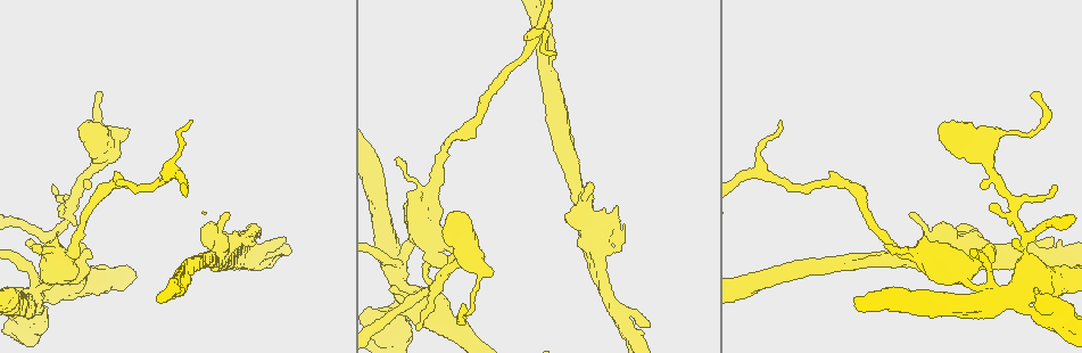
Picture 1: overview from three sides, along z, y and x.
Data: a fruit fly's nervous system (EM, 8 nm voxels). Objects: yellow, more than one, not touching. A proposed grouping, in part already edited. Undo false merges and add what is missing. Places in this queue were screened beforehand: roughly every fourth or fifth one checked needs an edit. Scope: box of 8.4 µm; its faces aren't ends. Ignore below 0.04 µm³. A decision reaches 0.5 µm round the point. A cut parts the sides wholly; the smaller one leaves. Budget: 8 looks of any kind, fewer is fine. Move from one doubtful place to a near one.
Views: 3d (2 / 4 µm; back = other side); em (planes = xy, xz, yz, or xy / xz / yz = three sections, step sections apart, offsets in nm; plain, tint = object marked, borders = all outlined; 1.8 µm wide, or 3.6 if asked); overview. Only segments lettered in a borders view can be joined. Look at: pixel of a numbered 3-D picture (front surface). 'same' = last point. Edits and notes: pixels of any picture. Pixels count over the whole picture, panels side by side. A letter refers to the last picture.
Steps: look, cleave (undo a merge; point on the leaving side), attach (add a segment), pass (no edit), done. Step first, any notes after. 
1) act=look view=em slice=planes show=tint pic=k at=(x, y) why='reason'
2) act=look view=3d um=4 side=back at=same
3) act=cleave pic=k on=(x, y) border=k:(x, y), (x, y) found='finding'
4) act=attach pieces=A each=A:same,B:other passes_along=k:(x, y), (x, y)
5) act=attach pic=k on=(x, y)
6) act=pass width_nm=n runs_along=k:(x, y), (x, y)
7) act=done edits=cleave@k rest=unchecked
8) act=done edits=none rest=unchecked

act=look view=em slice=xy step=4 show=borders pic=1 at=(629, 333) why='branch point'

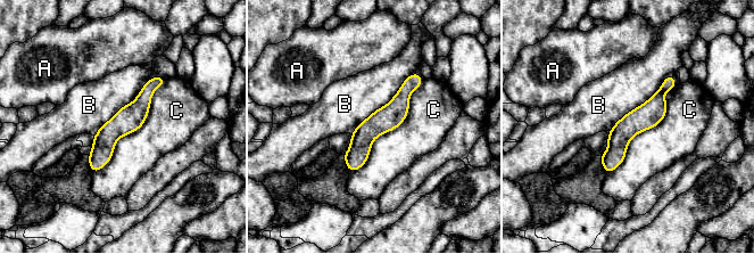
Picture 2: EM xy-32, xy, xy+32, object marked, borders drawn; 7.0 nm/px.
act=look view=em slice=planes show=borders at=same

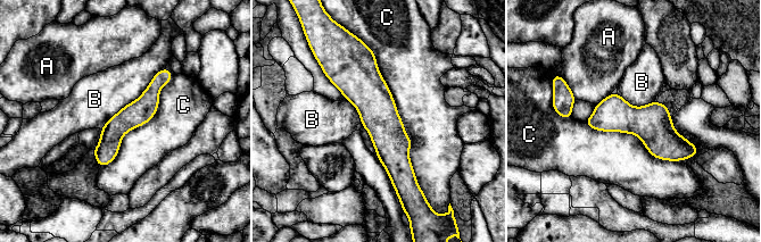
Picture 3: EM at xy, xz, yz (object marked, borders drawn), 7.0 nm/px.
act=pass width_nm=190 each=A:other,B:other,C:other border=3:(366, 43), (411, 139), (421, 189) found='continuous, no second cell'

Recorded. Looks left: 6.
act=look view=3d um=2 side=back pic=1 at=(620, 248) why='branch stops here'

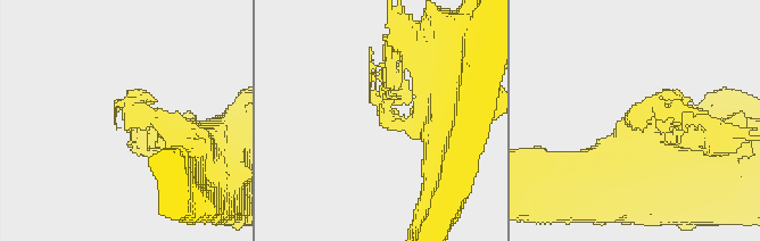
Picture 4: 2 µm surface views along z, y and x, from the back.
act=look view=em slice=planes show=tint pic=4 at=(637, 127)

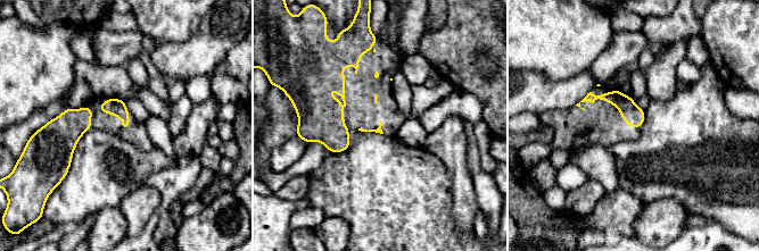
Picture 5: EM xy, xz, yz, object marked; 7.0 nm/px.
act=look view=em slice=planes show=borders at=same

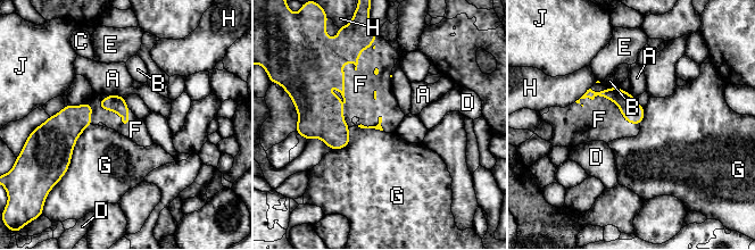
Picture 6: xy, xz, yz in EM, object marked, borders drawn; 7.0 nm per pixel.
act=attach pieces=F each=A:other,B:other,C:other,D:other,E:other,F:same,G:other,H:other,J:other passes_along=6:(309, 81), (343, 74), (361, 84) found='it goes on there'

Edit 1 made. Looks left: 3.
act=look view=overview

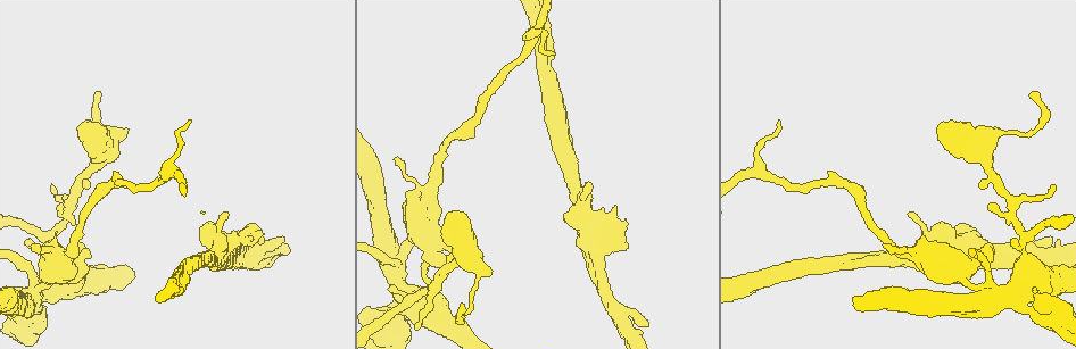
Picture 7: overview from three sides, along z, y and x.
act=look view=em slice=xy step=8 show=borders pic=7 at=(31, 294) why='abrupt turn'

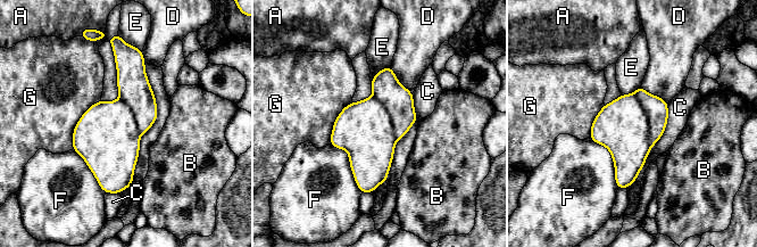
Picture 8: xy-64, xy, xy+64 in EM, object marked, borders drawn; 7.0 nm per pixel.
act=cleave pic=8 on=(656, 108) each=A:other,B:other,C:other,D:other,E:other,F:other,G:other border=8:(633, 93), (652, 145) found='two cells meet here'

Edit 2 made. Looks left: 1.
act=done edits=attach@6,cleave@8 rest=unchecked

